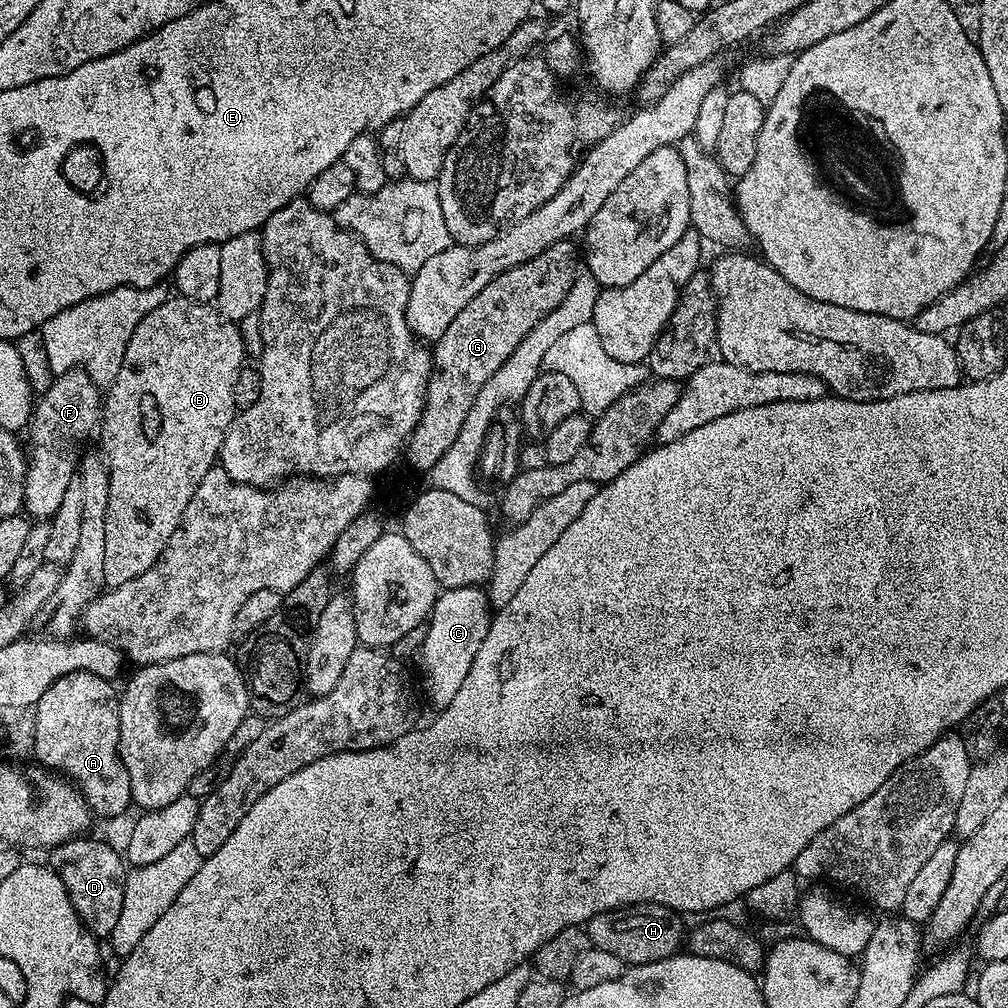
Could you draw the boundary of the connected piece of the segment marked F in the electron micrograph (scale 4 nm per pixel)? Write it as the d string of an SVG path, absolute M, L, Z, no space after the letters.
M73 370L66 373L62 373L55 377L53 384L46 392L35 401L34 411L32 419L30 421L30 429L32 428L32 456L30 452L30 463L27 465L24 473L24 507L23 511L27 513L29 517L44 520L51 518L52 515L58 510L58 505L62 502L62 497L66 495L66 486L70 486L70 482L77 479L78 469L80 466L80 458L82 453L85 451L86 445L84 445L84 439L88 435L95 433L98 428L98 421L102 415L102 392L98 385L87 375L83 370Z

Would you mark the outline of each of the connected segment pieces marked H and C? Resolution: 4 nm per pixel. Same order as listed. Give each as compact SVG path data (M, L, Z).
M634 904L590 918L586 931L593 948L618 954L626 966L649 964L677 955L686 944L685 917L661 904Z
M480 586L441 591L426 623L426 642L422 642L418 661L428 700L433 709L439 710L454 702L454 694L458 694L462 682L466 682L466 674L470 674L470 666L474 666L474 654L478 654L486 638L490 623L487 591Z

